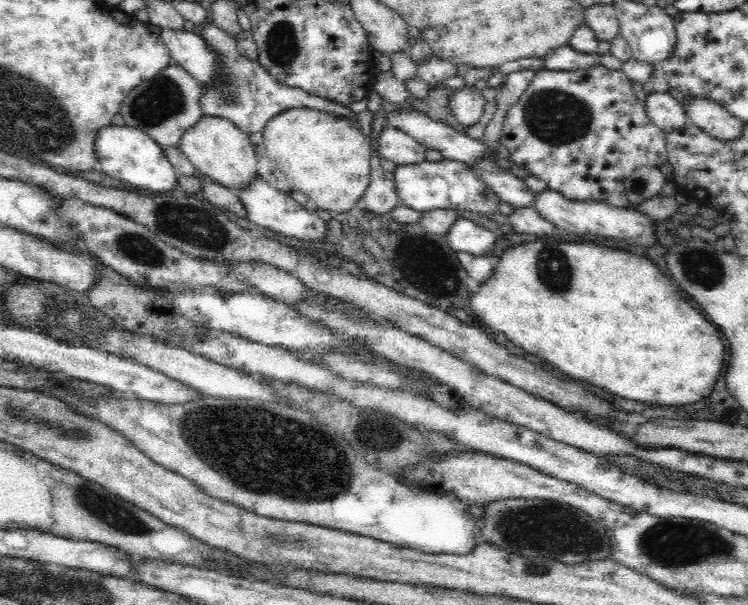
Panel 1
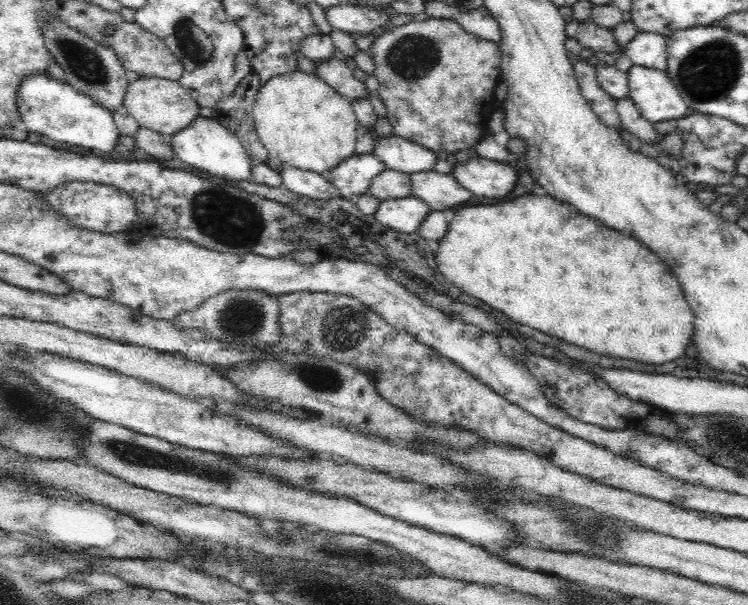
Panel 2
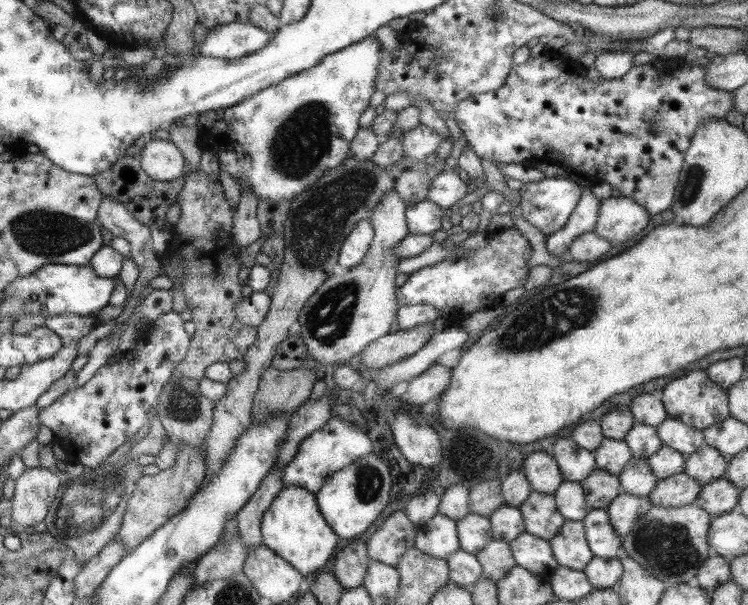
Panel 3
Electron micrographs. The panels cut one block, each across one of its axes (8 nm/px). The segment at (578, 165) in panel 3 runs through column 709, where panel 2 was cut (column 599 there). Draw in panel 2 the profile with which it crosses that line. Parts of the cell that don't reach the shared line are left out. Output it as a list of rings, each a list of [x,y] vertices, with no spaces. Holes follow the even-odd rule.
[[[584,56],[574,62],[574,74],[578,78],[578,86],[580,86],[582,96],[592,106],[594,114],[604,122],[604,126],[614,128],[616,132],[622,130],[622,122],[620,122],[618,110],[616,110],[616,98],[612,98],[608,92],[604,92],[598,86],[596,70],[584,60]]]

